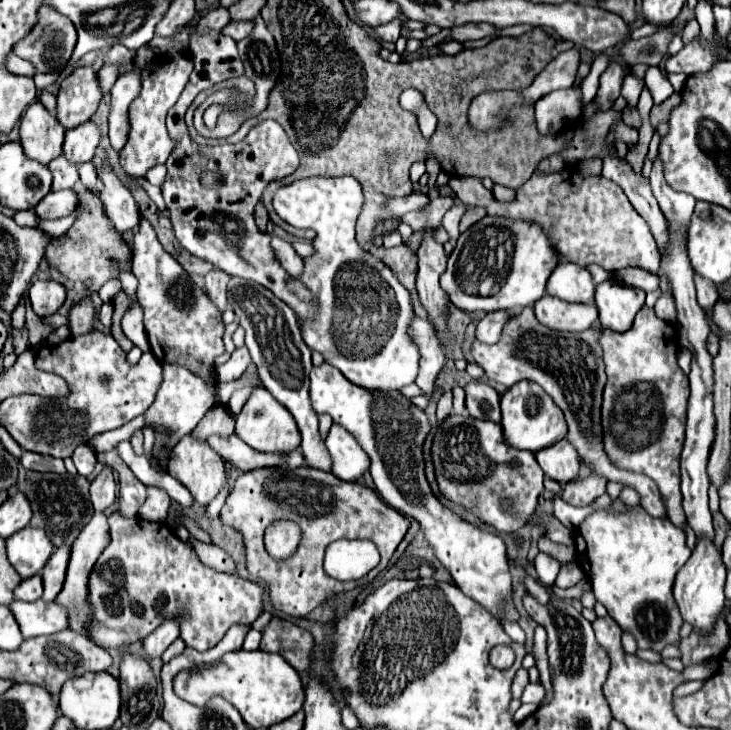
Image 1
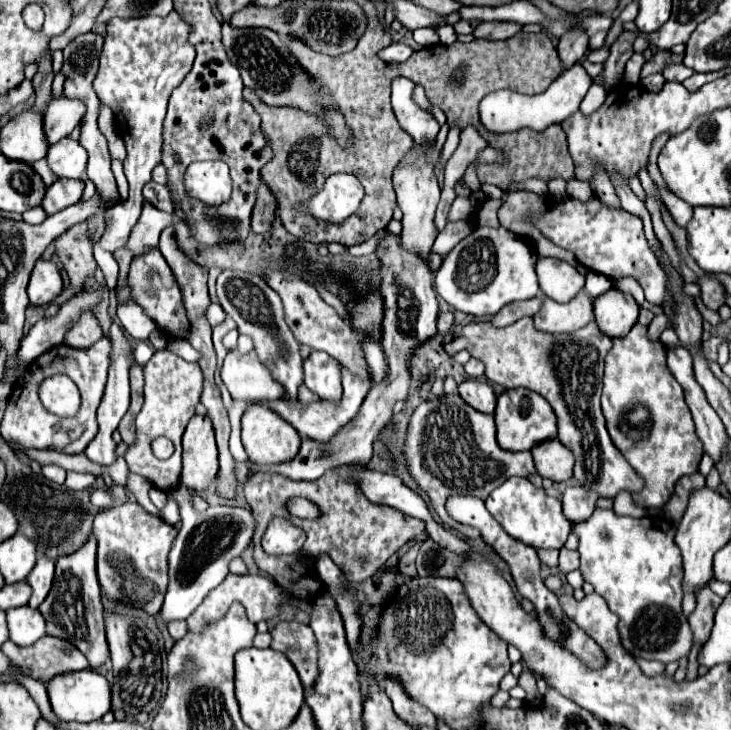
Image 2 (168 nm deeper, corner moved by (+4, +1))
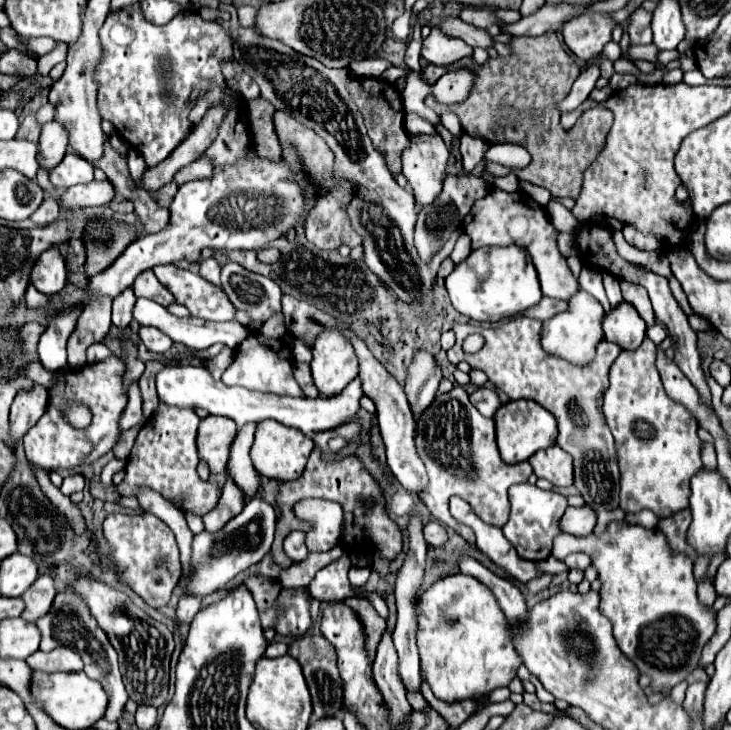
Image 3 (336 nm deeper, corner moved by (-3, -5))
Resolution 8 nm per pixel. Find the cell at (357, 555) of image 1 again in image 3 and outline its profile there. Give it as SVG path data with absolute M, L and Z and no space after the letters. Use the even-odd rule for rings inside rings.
M362 597L344 599L342 603L344 603L344 605L350 605L350 607L356 611L356 615L358 615L362 627L364 627L364 633L366 633L366 651L368 651L368 657L370 657L370 661L374 661L376 647L378 647L378 643L380 643L380 637L382 637L384 631L386 631L384 619L376 613L376 609L374 609L370 603L368 603L366 599L362 599Z

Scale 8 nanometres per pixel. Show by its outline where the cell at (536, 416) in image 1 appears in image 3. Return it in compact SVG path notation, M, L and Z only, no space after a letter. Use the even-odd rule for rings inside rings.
M510 401L496 411L494 421L496 421L496 441L498 441L500 457L510 465L526 461L536 451L556 445L558 423L550 411L546 411L542 405L534 401Z

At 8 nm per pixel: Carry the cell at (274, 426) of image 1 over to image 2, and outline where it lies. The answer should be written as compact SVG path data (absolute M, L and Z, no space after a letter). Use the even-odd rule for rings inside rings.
M251 405L251 409L247 409L247 413L241 419L241 439L249 455L249 461L253 461L255 465L287 463L299 453L301 447L299 433L295 433L295 429L287 425L287 421L275 417L275 413L271 413L271 409L267 409L265 405Z

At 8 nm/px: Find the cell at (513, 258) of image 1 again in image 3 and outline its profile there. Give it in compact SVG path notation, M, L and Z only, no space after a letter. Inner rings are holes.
M518 245L474 249L466 261L458 263L446 277L446 289L456 311L474 321L502 321L536 305L542 299L538 273L526 249Z

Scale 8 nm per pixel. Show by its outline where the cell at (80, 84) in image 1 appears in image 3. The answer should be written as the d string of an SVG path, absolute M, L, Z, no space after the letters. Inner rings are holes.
M50 121L42 127L40 135L40 149L38 149L38 163L44 169L54 169L68 151L68 135L66 127L58 121Z

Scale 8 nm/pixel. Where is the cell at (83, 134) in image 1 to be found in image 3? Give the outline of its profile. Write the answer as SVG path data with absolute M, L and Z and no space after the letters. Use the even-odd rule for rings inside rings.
M70 151L62 159L62 163L50 171L50 181L56 187L68 189L72 185L90 183L94 179L92 177L92 171L94 169L92 169L92 165L86 159L82 159L74 151Z

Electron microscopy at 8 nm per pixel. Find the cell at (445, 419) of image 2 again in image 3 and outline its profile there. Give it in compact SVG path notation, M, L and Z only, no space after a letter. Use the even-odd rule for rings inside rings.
M454 387L450 393L438 395L434 403L420 415L416 425L416 449L428 471L428 485L422 489L422 493L418 493L420 501L438 521L452 527L470 545L476 543L470 535L470 529L448 523L448 499L452 495L462 497L474 507L474 513L482 521L502 527L510 513L508 487L514 483L524 483L532 475L528 461L508 465L500 459L494 437L494 419L480 415L468 401L468 393L462 387Z

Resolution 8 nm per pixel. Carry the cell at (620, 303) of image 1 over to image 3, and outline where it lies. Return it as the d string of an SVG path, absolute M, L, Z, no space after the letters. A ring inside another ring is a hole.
M626 301L618 303L604 315L602 327L604 339L620 345L622 349L638 349L646 333L646 323L642 323L638 311L634 311Z

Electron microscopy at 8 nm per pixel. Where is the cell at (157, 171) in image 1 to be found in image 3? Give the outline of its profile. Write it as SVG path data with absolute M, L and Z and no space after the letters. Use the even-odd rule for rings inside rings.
M198 159L186 167L182 167L176 175L174 175L174 183L182 185L186 181L194 181L194 179L206 179L212 175L212 163L208 159Z

